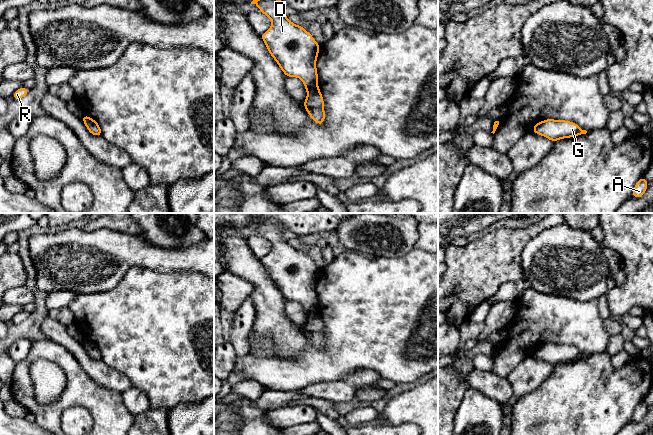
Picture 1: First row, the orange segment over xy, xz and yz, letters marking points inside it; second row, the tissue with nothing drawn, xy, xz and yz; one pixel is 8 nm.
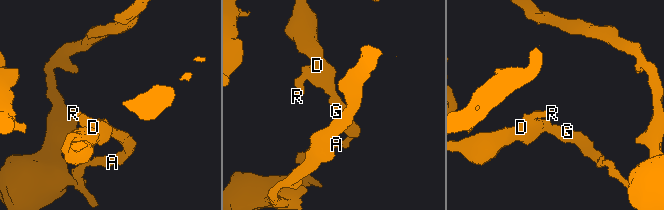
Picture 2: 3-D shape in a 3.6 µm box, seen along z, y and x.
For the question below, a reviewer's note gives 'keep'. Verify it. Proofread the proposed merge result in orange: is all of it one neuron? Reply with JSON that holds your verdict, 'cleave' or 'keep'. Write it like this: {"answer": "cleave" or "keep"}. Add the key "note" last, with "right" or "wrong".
{"answer": "keep", "note": "right"}

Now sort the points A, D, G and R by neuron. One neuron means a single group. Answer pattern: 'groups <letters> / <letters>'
groups A D G R

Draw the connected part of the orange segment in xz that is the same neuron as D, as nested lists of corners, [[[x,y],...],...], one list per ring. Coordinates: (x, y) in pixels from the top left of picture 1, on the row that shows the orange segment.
[[[253,0],[251,4],[257,5],[260,12],[271,19],[271,27],[260,35],[261,39],[283,73],[287,77],[298,77],[303,81],[305,89],[308,92],[306,100],[303,103],[304,108],[318,125],[322,125],[325,121],[324,100],[317,83],[318,74],[316,68],[320,45],[304,27],[293,24],[287,18],[283,13],[282,5],[284,2],[282,0]]]

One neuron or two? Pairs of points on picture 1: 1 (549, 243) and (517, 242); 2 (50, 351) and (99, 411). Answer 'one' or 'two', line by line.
1: two
2: one

